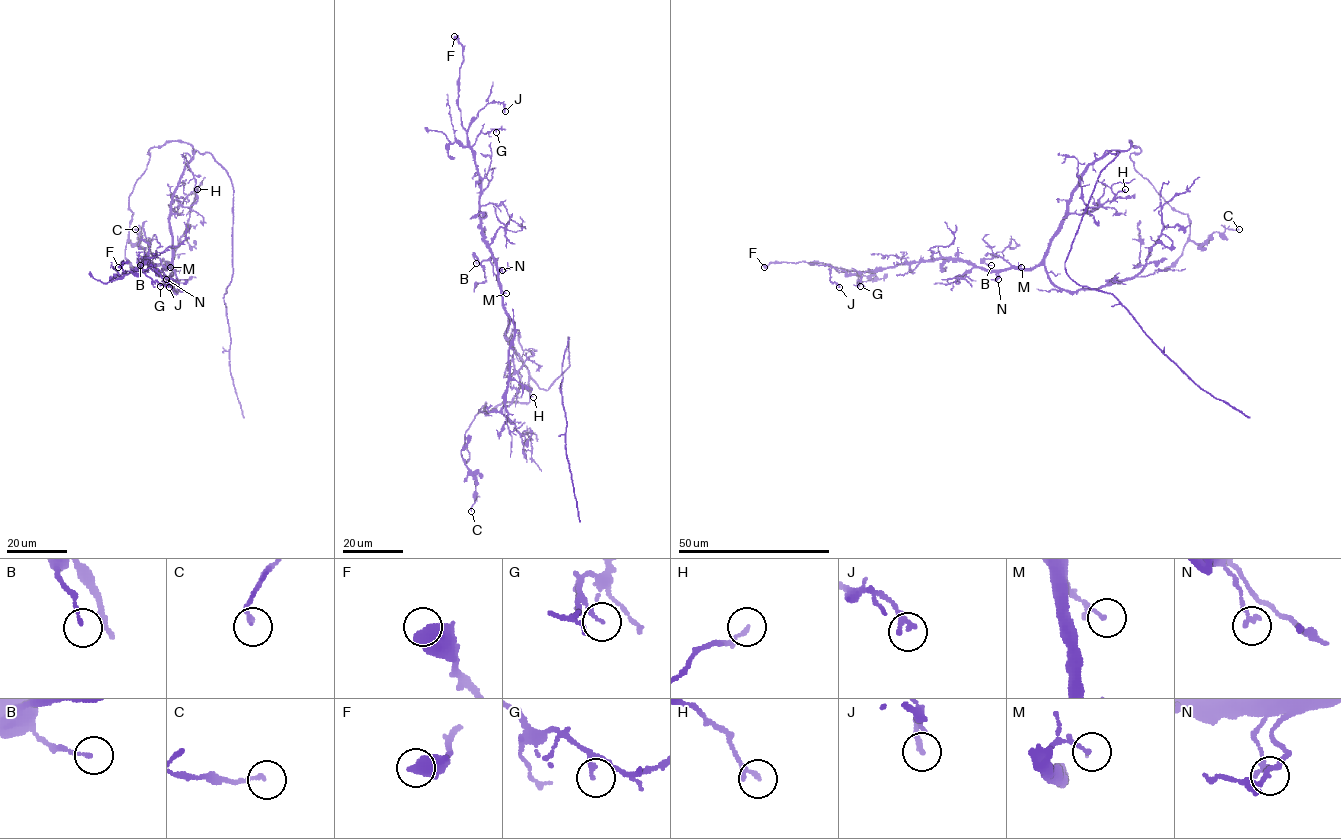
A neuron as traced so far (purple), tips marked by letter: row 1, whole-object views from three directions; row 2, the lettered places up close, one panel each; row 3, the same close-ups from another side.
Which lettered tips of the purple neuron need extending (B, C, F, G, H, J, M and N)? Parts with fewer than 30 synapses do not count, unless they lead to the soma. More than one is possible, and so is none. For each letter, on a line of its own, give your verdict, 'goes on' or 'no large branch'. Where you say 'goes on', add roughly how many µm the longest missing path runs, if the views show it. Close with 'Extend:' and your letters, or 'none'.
B: no large branch
C: no large branch
F: no large branch
G: no large branch
H: no large branch
J: no large branch
M: no large branch
N: no large branch
Extend: none

